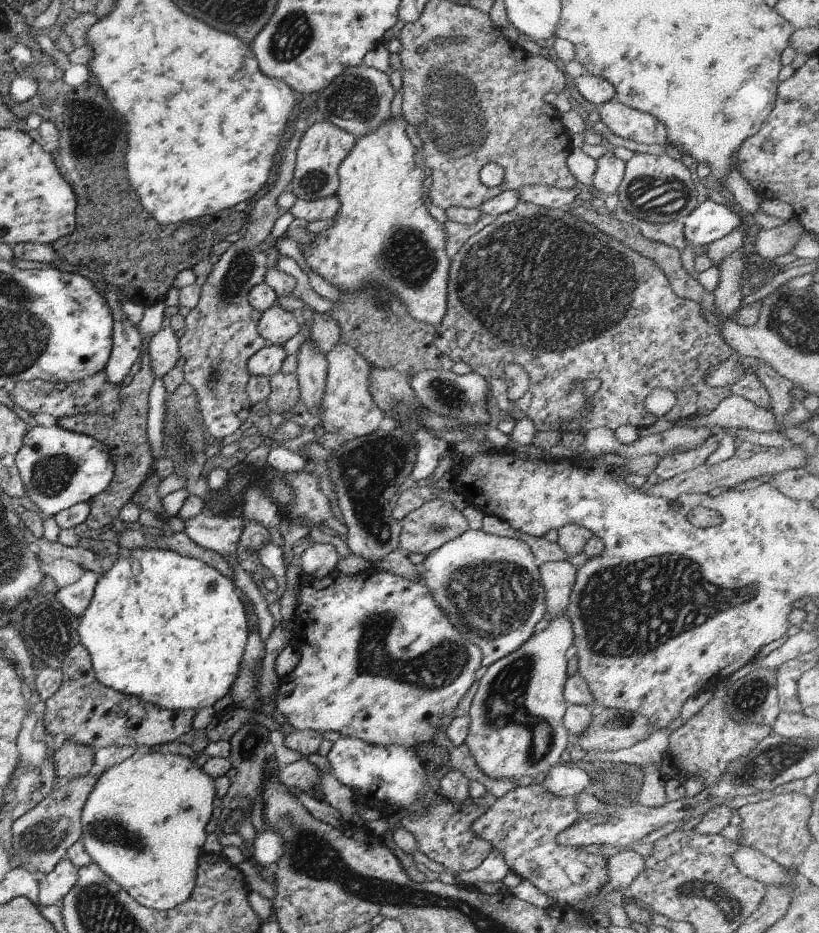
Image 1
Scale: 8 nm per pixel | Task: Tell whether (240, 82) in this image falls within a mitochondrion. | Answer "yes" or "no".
no

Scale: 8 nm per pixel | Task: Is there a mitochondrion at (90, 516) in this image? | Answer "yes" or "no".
no

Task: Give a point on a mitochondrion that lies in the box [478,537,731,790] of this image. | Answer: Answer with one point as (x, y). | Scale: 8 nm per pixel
(504, 704)

